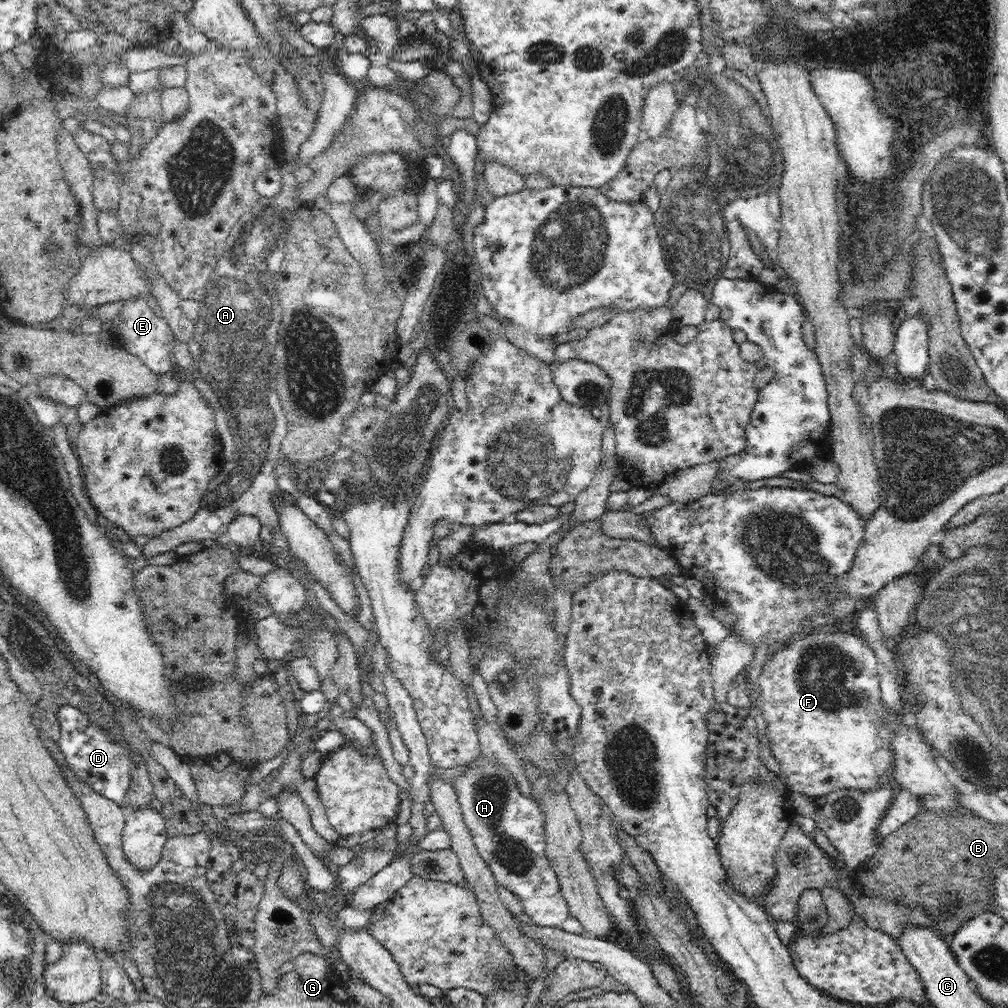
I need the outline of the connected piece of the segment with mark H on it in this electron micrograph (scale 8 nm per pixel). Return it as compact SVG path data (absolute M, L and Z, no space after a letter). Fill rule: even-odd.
M482 752L475 761L466 765L462 776L454 778L452 786L474 845L499 885L516 895L523 912L533 923L561 927L570 917L570 910L561 893L558 877L545 854L546 819L539 804L523 796L515 777Z

